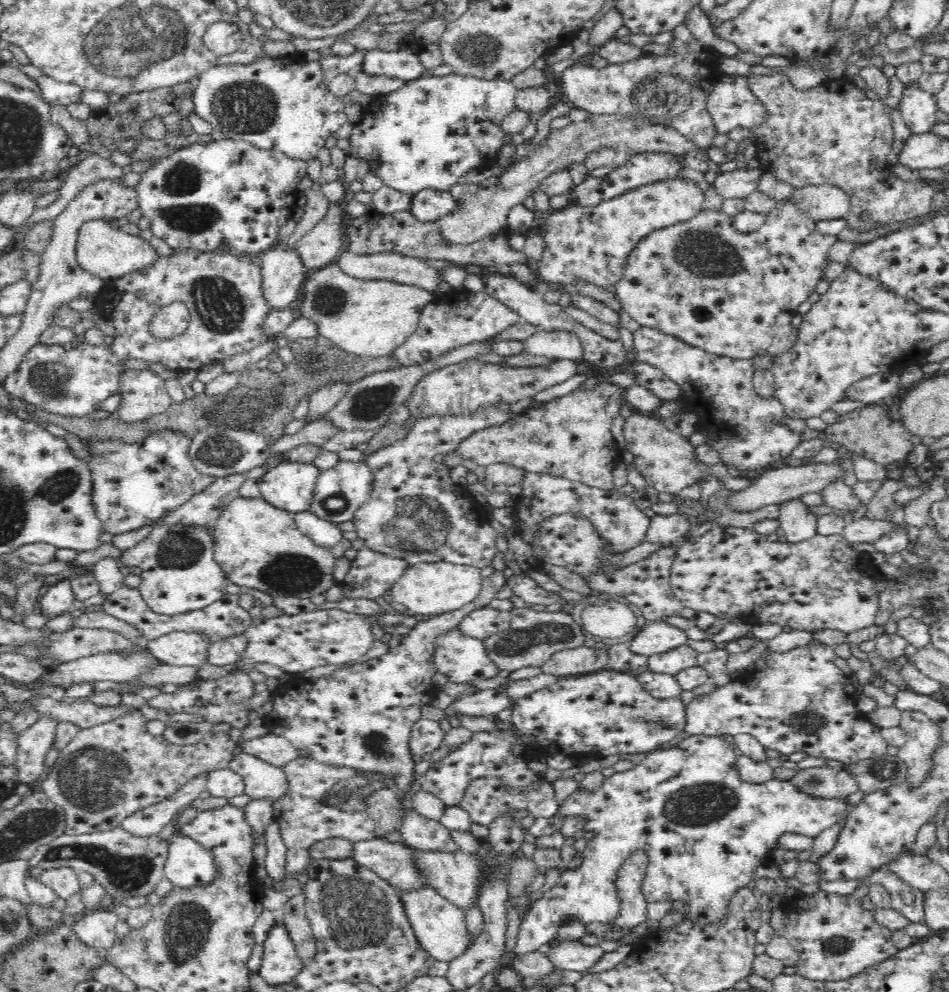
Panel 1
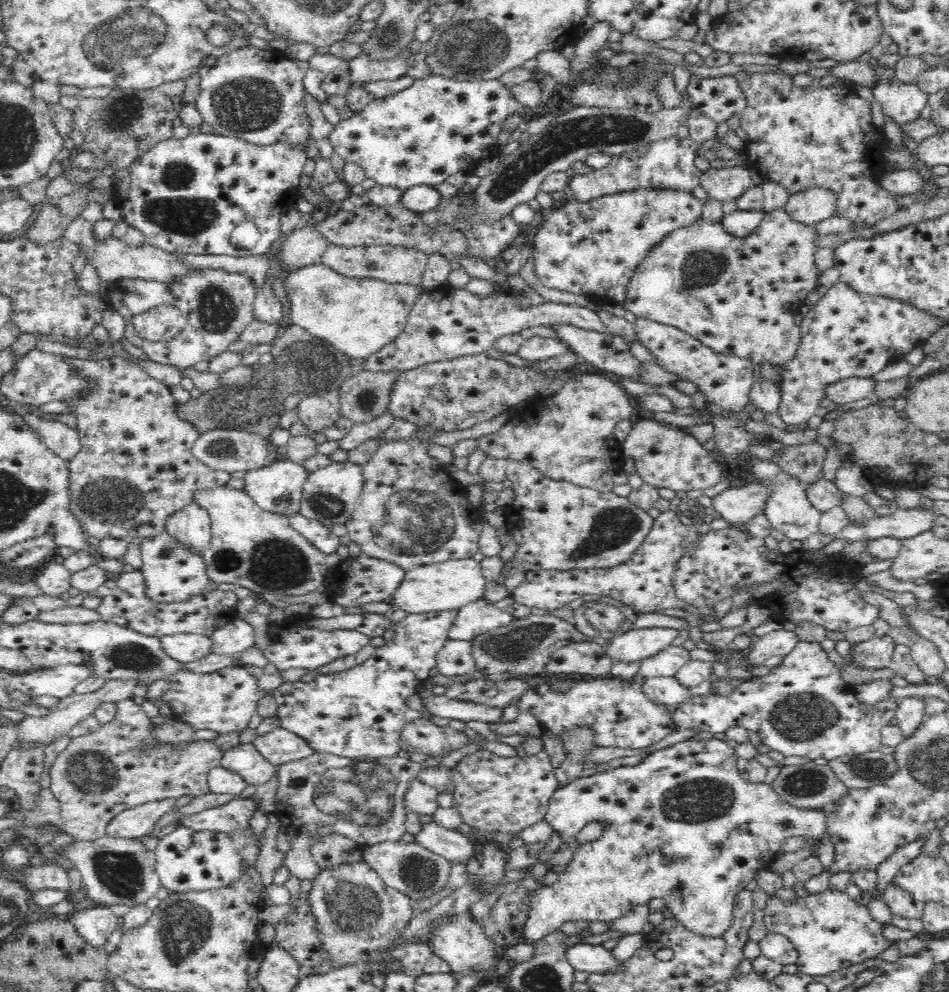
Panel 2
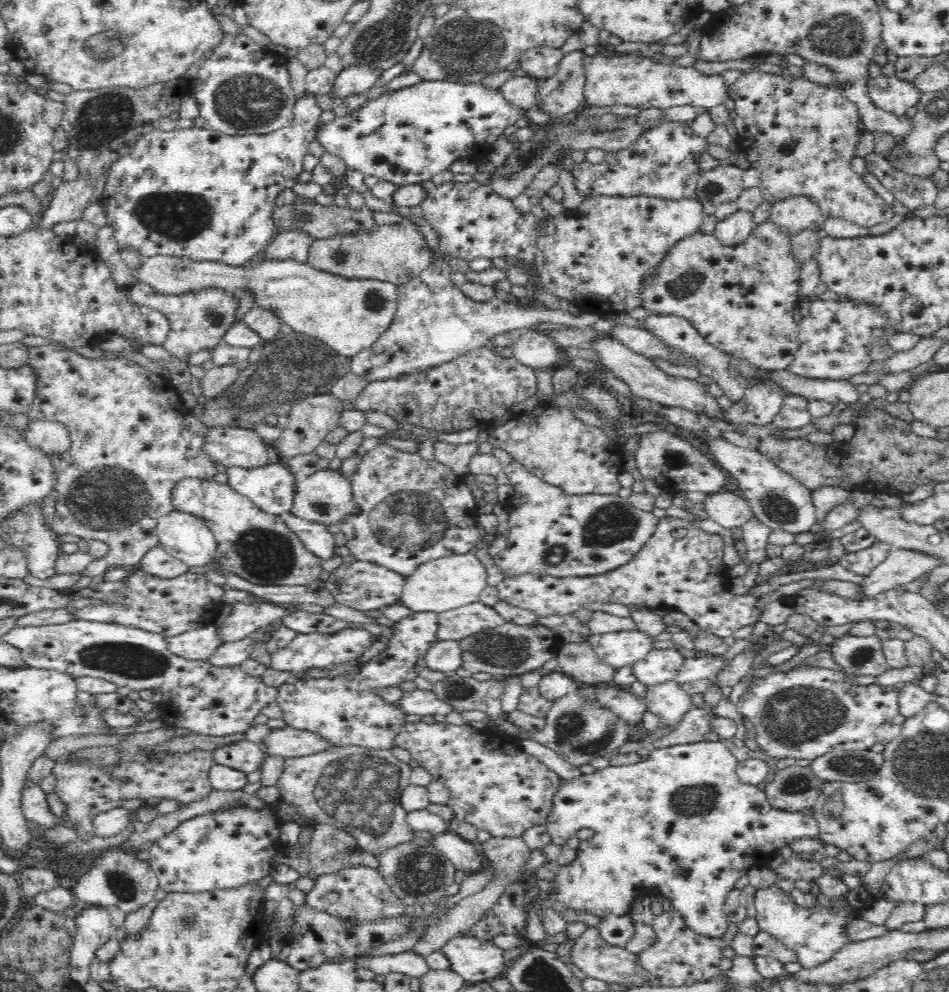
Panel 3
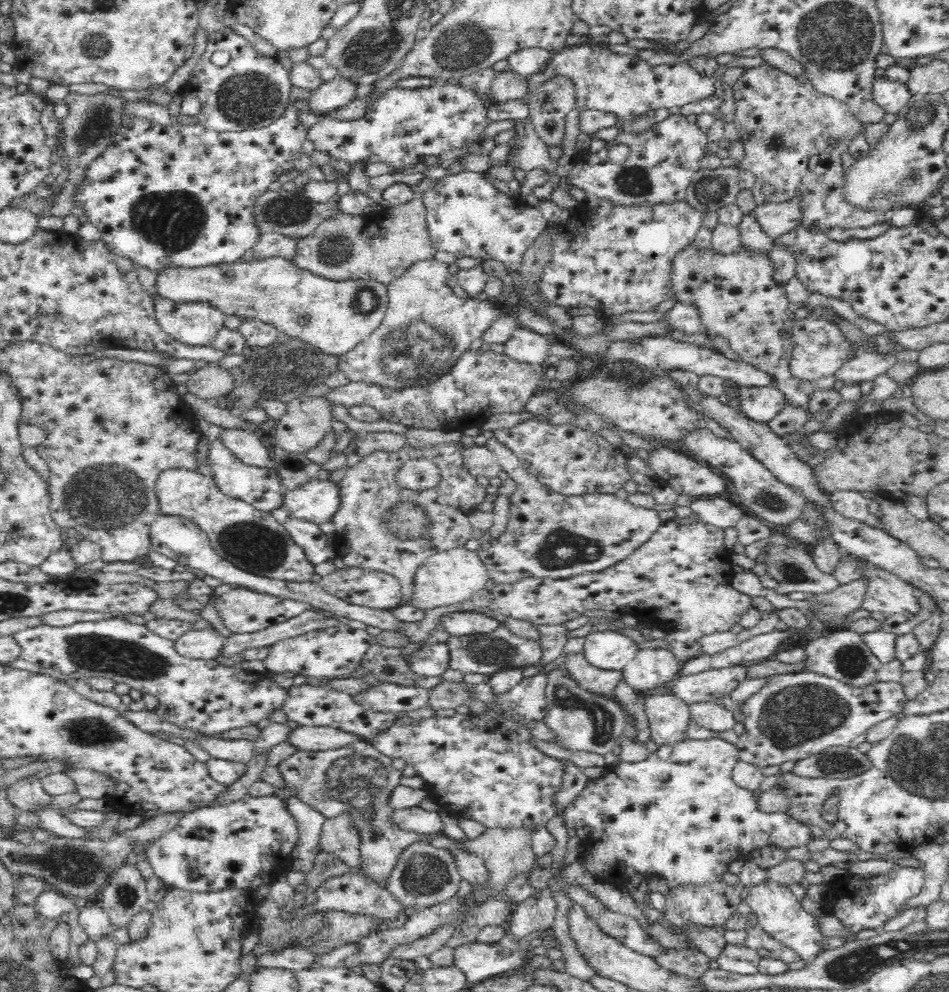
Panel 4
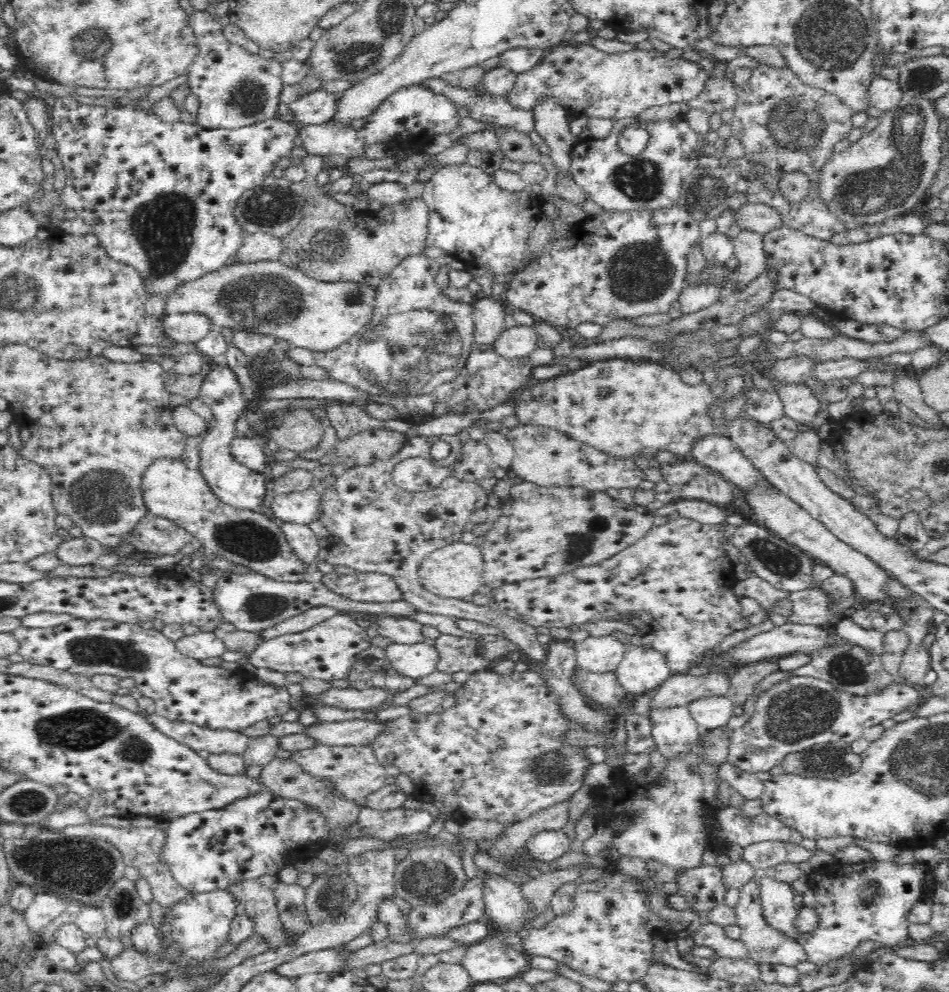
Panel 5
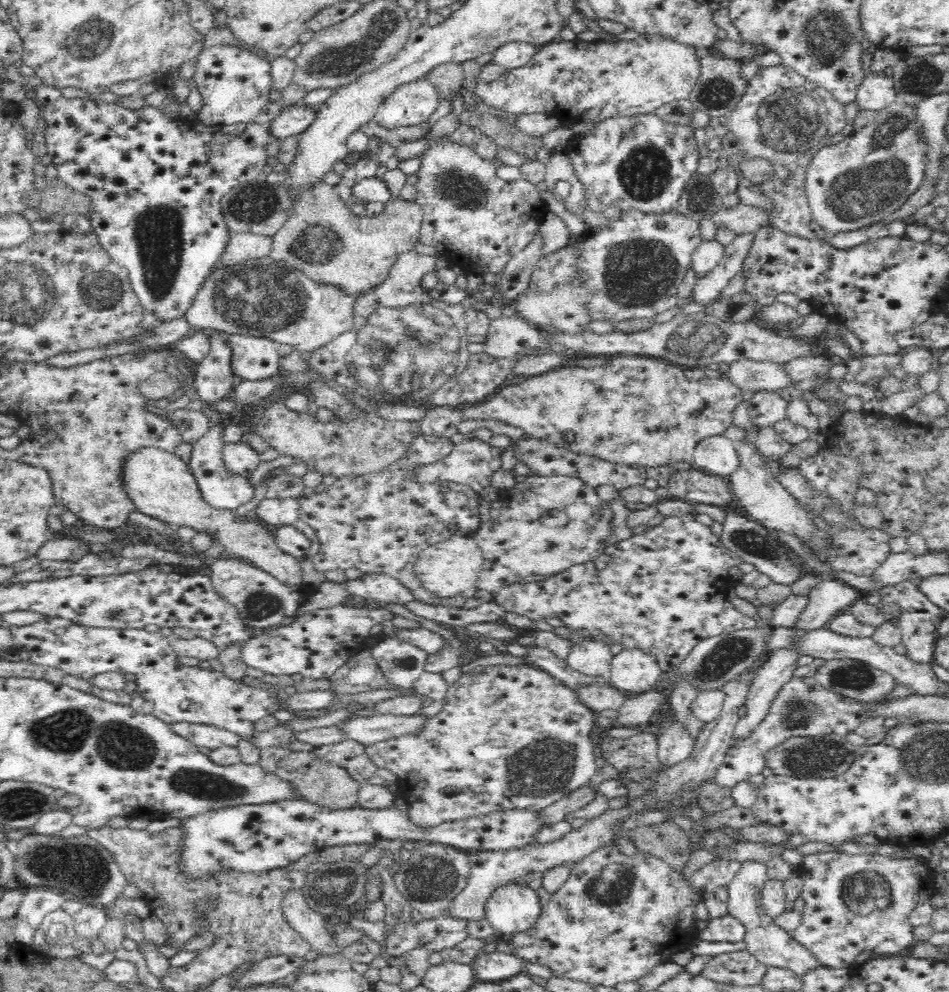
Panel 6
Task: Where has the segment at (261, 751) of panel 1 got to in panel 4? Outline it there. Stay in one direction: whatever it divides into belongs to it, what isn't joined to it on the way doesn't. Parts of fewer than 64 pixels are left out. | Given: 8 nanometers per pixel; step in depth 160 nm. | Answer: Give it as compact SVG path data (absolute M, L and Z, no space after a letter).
M302 725L292 730L287 739L300 750L330 750L362 741L360 735L334 726Z

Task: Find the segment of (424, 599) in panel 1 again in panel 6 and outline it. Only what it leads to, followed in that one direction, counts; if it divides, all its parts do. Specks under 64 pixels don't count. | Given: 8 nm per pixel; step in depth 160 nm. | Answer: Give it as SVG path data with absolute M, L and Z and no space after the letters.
M472 534L446 537L446 540L433 544L419 552L415 559L414 570L423 589L441 599L462 595L466 590L476 586L483 555Z

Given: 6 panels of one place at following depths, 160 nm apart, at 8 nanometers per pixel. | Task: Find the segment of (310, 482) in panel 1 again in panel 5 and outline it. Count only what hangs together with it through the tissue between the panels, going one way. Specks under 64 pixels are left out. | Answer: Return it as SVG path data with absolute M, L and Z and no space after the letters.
M219 359L207 364L205 369L204 382L199 390L199 396L205 405L212 410L212 422L206 436L200 440L200 472L206 479L212 494L223 505L238 508L240 510L255 511L265 497L266 480L264 473L258 473L255 470L241 465L234 457L230 449L231 441L236 437L236 421L241 412L248 408L242 387L238 382L234 370L228 366L225 360Z

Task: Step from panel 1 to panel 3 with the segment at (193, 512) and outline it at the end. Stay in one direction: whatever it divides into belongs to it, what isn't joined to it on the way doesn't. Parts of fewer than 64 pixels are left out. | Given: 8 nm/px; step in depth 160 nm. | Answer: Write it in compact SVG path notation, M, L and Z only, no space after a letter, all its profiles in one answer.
M173 510L159 518L156 530L159 545L174 558L194 568L214 564L217 540L201 518Z

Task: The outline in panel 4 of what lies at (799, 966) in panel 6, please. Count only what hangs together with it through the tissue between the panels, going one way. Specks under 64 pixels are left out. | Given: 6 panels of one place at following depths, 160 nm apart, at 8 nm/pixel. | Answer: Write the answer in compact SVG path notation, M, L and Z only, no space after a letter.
M750 912L747 918L745 945L748 948L755 950L761 958L783 960L786 964L801 960L801 956L796 951L784 945L782 941L772 938L762 929L754 912Z

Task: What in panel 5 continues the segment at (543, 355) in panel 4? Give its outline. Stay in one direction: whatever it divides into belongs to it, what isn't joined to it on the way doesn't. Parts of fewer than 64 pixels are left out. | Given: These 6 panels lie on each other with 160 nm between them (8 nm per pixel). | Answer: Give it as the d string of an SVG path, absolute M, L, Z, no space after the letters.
M510 326L500 332L494 352L509 360L528 357L536 348L539 337L533 326Z

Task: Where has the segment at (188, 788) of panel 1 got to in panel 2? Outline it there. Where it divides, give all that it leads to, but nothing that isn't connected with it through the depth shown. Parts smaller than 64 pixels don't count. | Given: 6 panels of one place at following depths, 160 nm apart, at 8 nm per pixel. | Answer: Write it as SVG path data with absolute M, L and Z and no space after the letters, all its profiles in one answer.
M174 799L146 802L116 814L106 826L106 836L120 839L140 839L155 833L155 825L176 806Z

